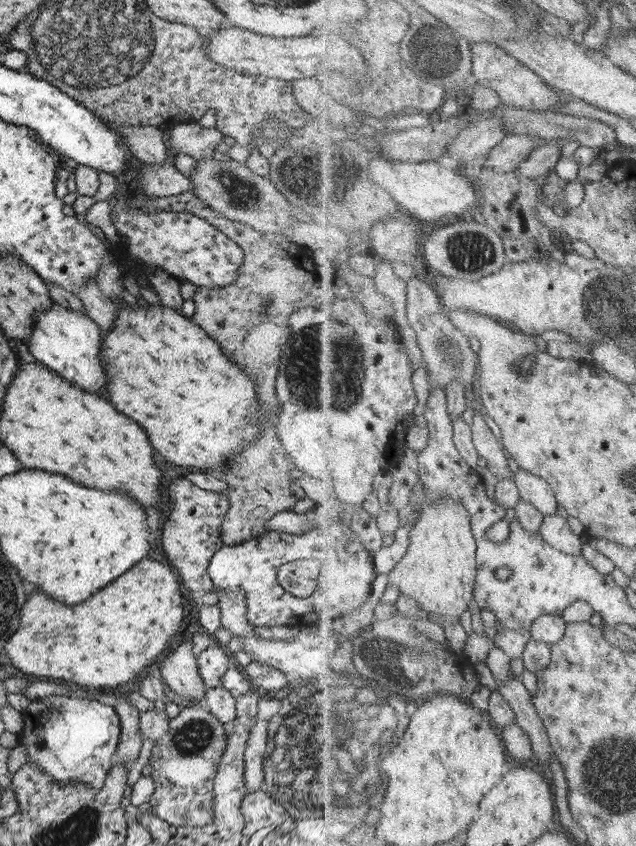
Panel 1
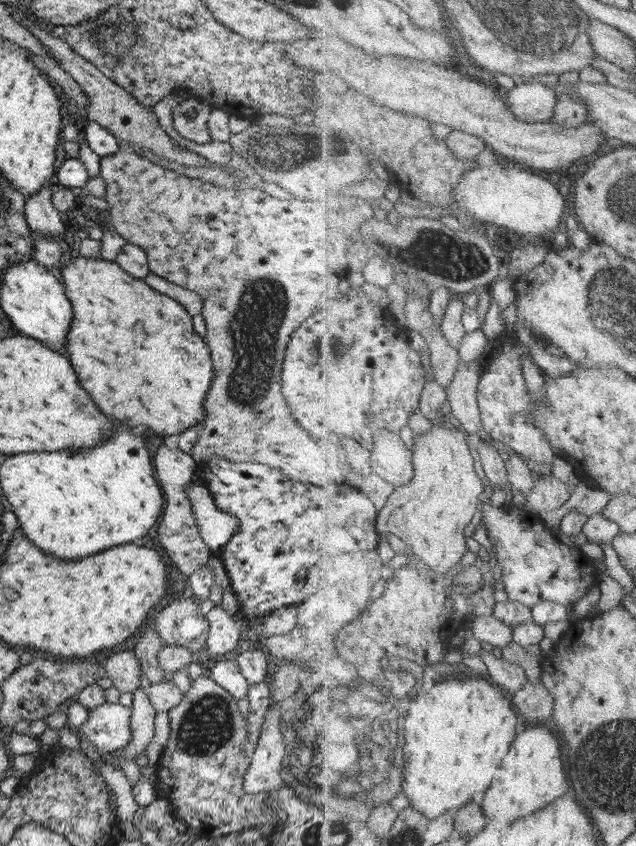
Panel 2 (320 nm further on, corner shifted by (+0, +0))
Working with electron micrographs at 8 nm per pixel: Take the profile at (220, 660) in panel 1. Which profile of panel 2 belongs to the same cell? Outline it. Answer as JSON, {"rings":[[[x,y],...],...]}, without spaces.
{"rings":[[[219,605],[213,606],[205,615],[208,624],[208,635],[204,642],[203,653],[213,658],[225,654],[239,643],[241,627],[233,619],[233,615],[225,612]]]}

